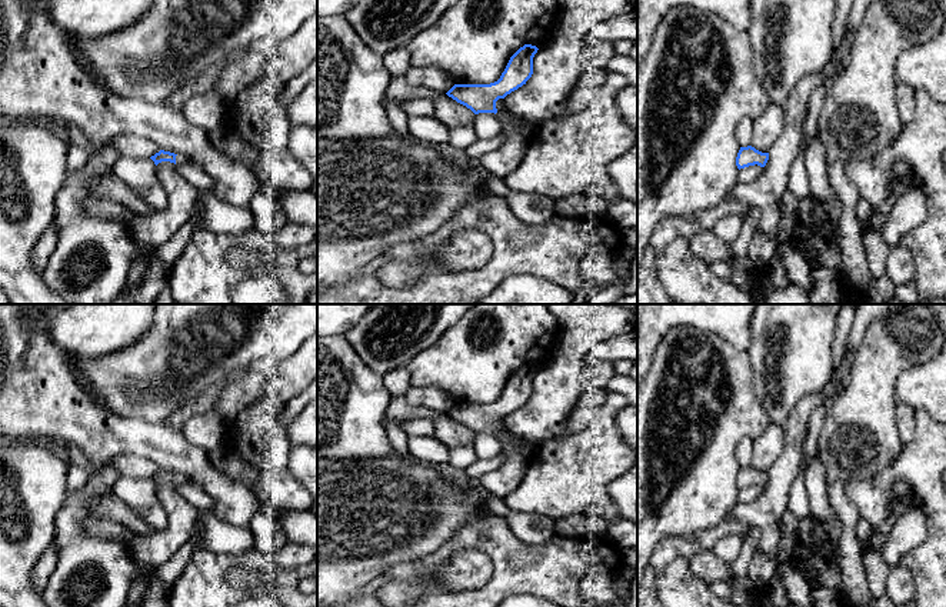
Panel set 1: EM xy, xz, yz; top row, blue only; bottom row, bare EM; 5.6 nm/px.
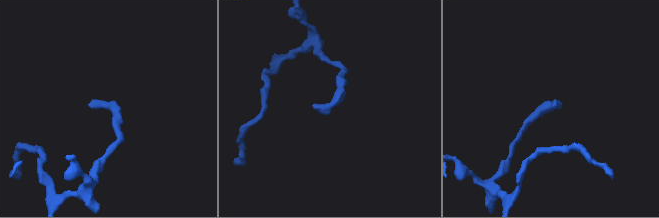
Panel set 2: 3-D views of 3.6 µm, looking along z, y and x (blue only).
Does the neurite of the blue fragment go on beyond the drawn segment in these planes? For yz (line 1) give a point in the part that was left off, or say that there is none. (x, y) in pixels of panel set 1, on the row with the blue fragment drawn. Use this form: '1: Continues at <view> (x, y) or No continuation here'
1: No continuation here

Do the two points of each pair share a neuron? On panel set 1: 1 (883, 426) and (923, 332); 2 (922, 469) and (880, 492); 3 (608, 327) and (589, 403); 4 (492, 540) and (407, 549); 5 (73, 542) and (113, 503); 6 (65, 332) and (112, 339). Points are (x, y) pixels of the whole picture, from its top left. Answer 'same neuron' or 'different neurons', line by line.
1: same neuron
2: same neuron
3: different neurons
4: different neurons
5: different neurons
6: same neuron

